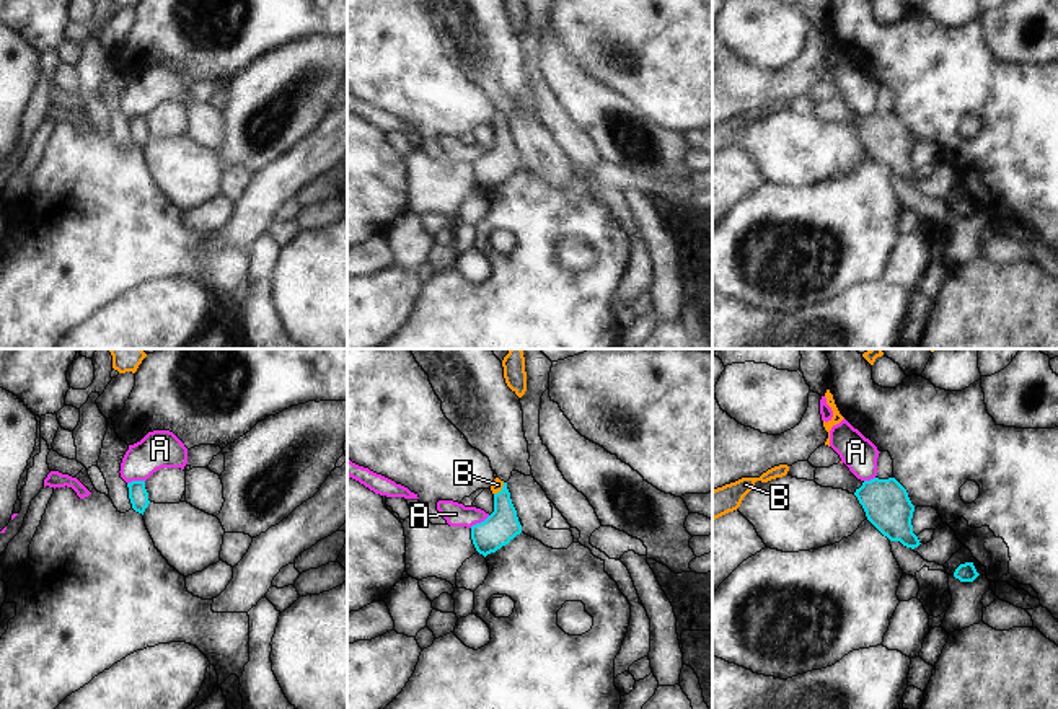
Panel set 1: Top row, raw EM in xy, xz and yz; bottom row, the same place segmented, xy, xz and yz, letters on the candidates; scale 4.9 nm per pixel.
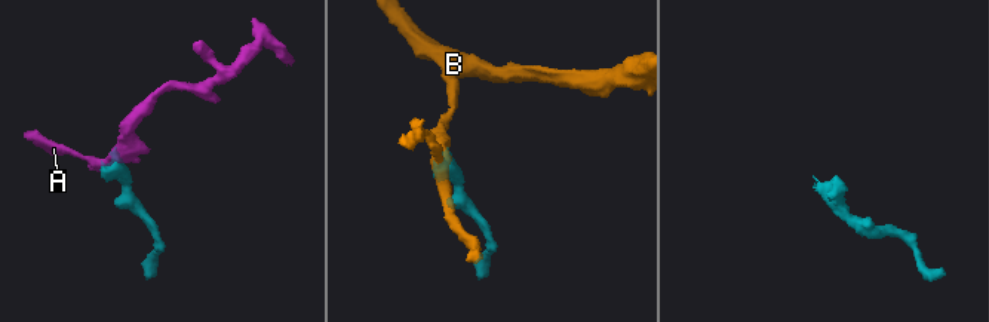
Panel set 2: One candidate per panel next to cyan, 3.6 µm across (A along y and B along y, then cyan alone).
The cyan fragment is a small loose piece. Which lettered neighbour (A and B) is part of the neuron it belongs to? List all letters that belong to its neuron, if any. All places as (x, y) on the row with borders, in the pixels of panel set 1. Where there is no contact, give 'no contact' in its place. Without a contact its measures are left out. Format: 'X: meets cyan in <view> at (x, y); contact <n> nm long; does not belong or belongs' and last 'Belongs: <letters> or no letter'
A: meets cyan in xz at (481, 522); contact 120 nm long; does not belong
B: meets cyan in xz at (502, 489); contact 80 nm long; belongs
Belongs: B

